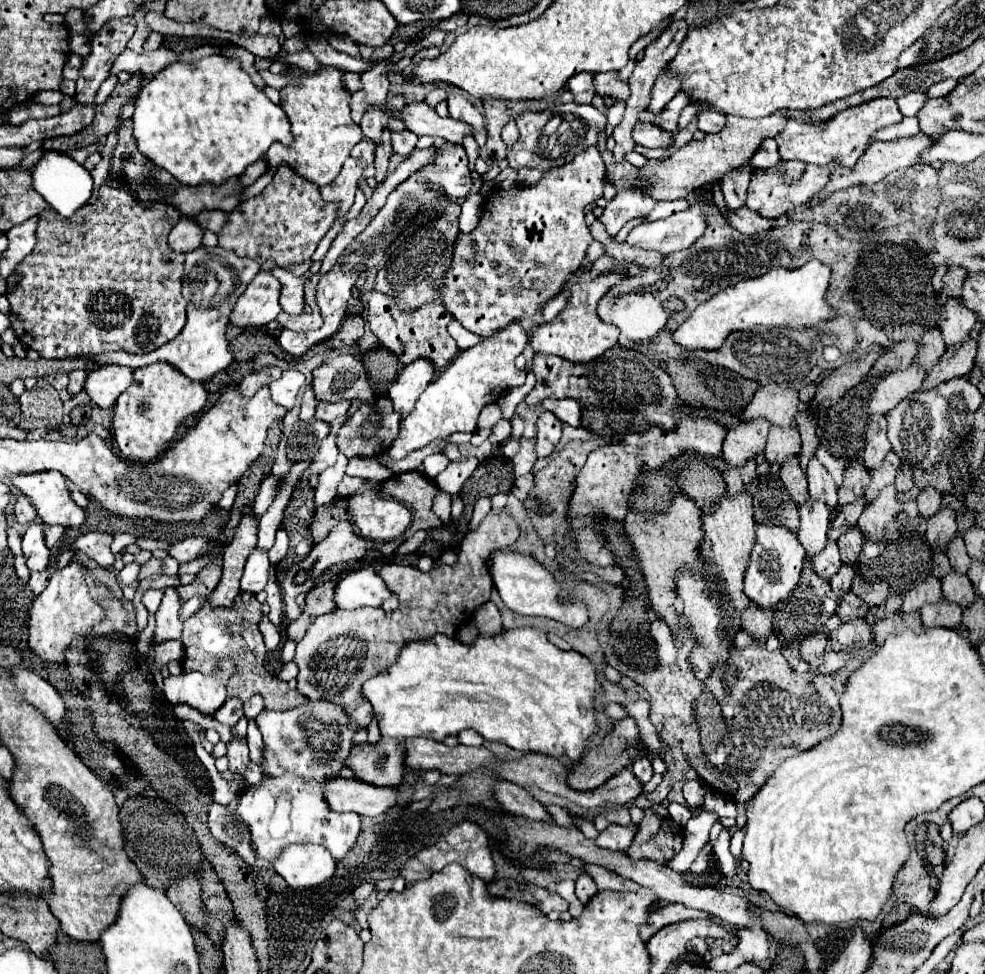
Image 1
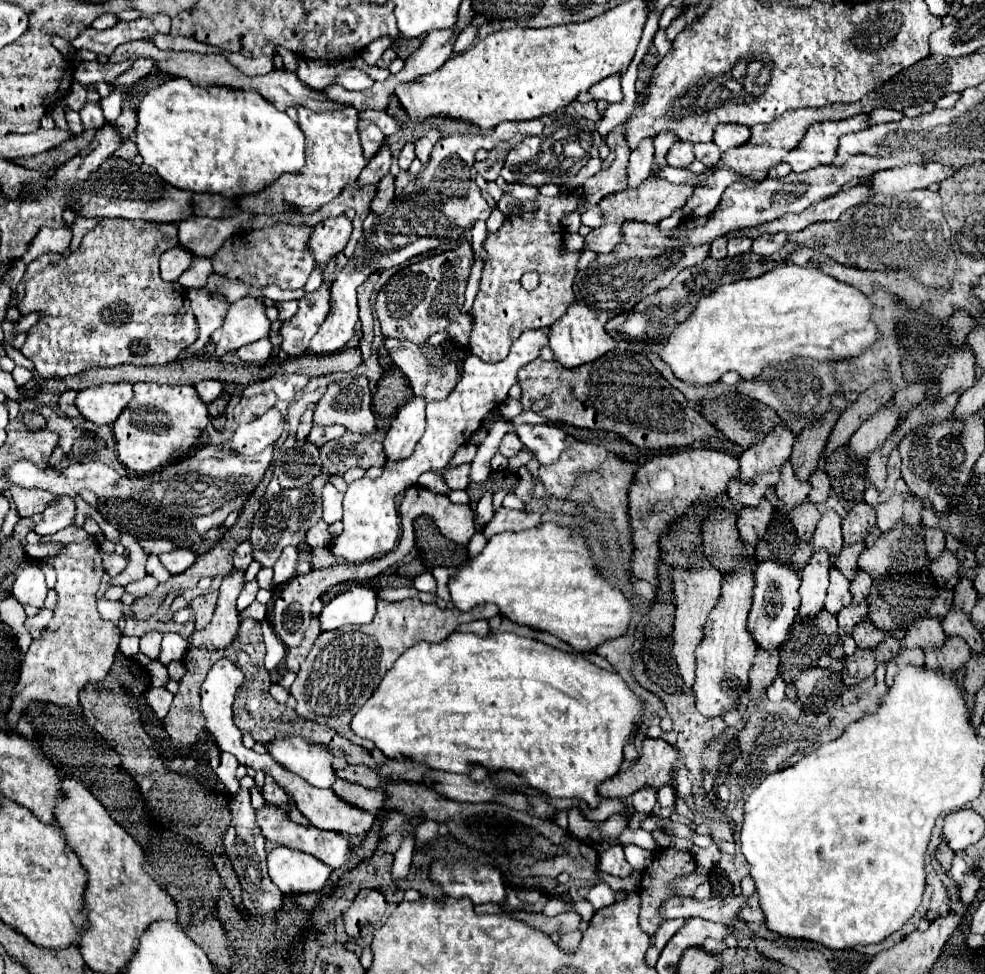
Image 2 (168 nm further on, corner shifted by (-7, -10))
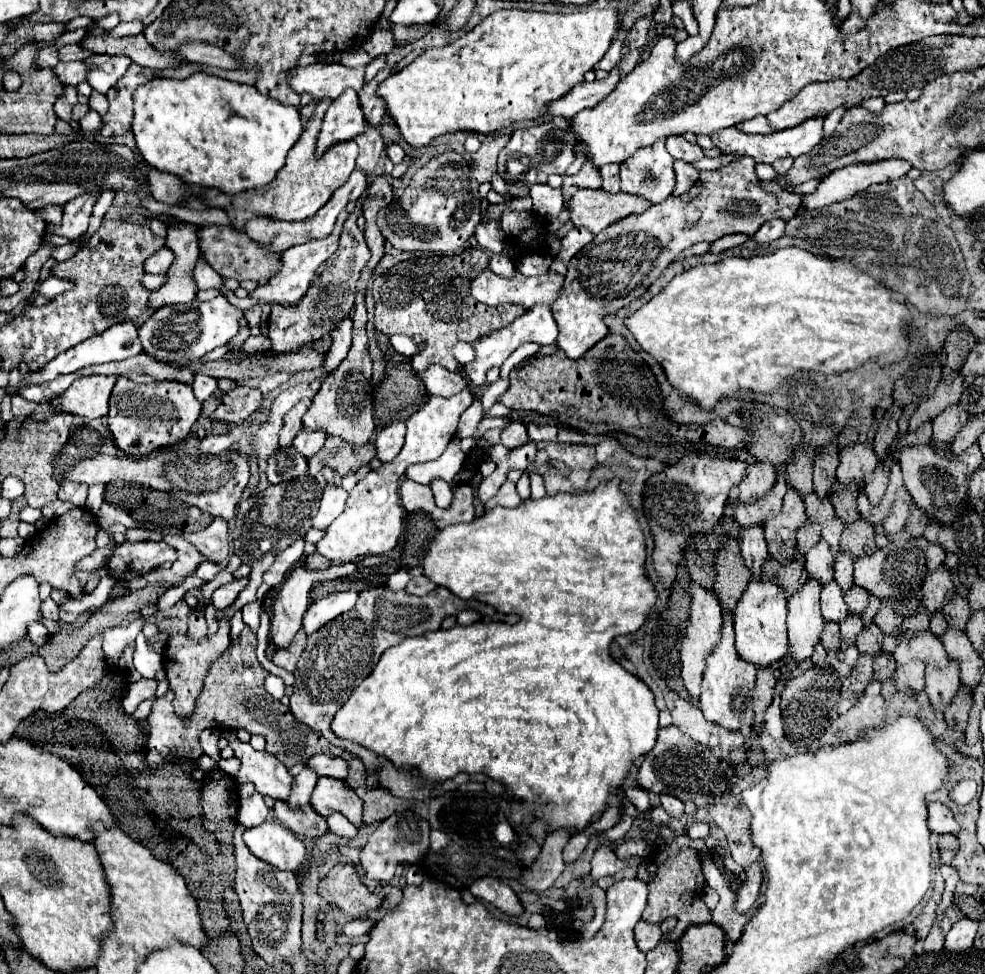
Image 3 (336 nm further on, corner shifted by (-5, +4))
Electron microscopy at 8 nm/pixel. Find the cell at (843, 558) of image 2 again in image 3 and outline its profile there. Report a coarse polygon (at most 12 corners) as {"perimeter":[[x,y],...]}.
{"perimeter":[[851,554],[835,556],[835,580],[843,592],[853,586]]}

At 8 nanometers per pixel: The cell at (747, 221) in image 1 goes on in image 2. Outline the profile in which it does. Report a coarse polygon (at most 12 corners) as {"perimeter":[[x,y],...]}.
{"perimeter":[[785,232],[753,240],[753,252],[769,256],[787,242]]}

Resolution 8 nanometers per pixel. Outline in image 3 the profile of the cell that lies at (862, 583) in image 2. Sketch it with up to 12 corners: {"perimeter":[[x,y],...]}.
{"perimeter":[[851,586],[845,594],[849,612],[861,614],[869,604],[869,592]]}

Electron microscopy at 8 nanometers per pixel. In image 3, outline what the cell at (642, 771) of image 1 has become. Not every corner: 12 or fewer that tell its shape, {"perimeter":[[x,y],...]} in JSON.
{"perimeter":[[629,788],[625,794],[641,812],[649,810],[649,792]]}

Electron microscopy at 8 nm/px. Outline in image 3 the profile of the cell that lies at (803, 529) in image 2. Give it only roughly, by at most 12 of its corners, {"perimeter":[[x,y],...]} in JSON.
{"perimeter":[[807,518],[797,530],[797,546],[805,554],[819,540],[821,526]]}

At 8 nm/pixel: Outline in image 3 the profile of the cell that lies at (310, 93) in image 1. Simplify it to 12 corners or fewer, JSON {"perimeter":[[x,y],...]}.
{"perimeter":[[321,100],[283,170],[263,188],[203,198],[233,228],[259,216],[305,220],[355,168],[355,140],[315,158]]}

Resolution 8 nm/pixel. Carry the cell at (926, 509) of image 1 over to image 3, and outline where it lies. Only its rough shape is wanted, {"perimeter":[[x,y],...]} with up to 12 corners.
{"perimeter":[[937,542],[925,550],[927,568],[935,570],[945,562],[945,552]]}

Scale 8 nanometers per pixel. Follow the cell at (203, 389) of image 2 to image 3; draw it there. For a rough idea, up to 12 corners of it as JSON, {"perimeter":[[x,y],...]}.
{"perimeter":[[195,376],[193,392],[205,402],[215,390],[217,380],[211,376]]}

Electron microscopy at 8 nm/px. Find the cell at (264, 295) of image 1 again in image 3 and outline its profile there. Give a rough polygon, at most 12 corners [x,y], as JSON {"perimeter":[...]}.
{"perimeter":[[223,294],[157,310],[139,330],[161,362],[231,342],[245,312]]}

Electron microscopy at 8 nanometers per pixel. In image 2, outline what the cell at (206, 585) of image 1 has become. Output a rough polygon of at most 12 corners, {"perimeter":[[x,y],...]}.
{"perimeter":[[209,592],[191,602],[195,628],[209,624],[217,604],[217,592]]}

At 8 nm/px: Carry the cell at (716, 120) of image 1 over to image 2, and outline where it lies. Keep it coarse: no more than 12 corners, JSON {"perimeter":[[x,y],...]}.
{"perimeter":[[735,124],[717,126],[713,142],[725,152],[745,144],[751,130]]}

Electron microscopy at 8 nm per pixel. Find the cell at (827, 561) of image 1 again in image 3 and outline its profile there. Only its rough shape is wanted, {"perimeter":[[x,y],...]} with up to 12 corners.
{"perimeter":[[831,580],[823,586],[821,614],[841,622],[849,614],[843,590]]}

